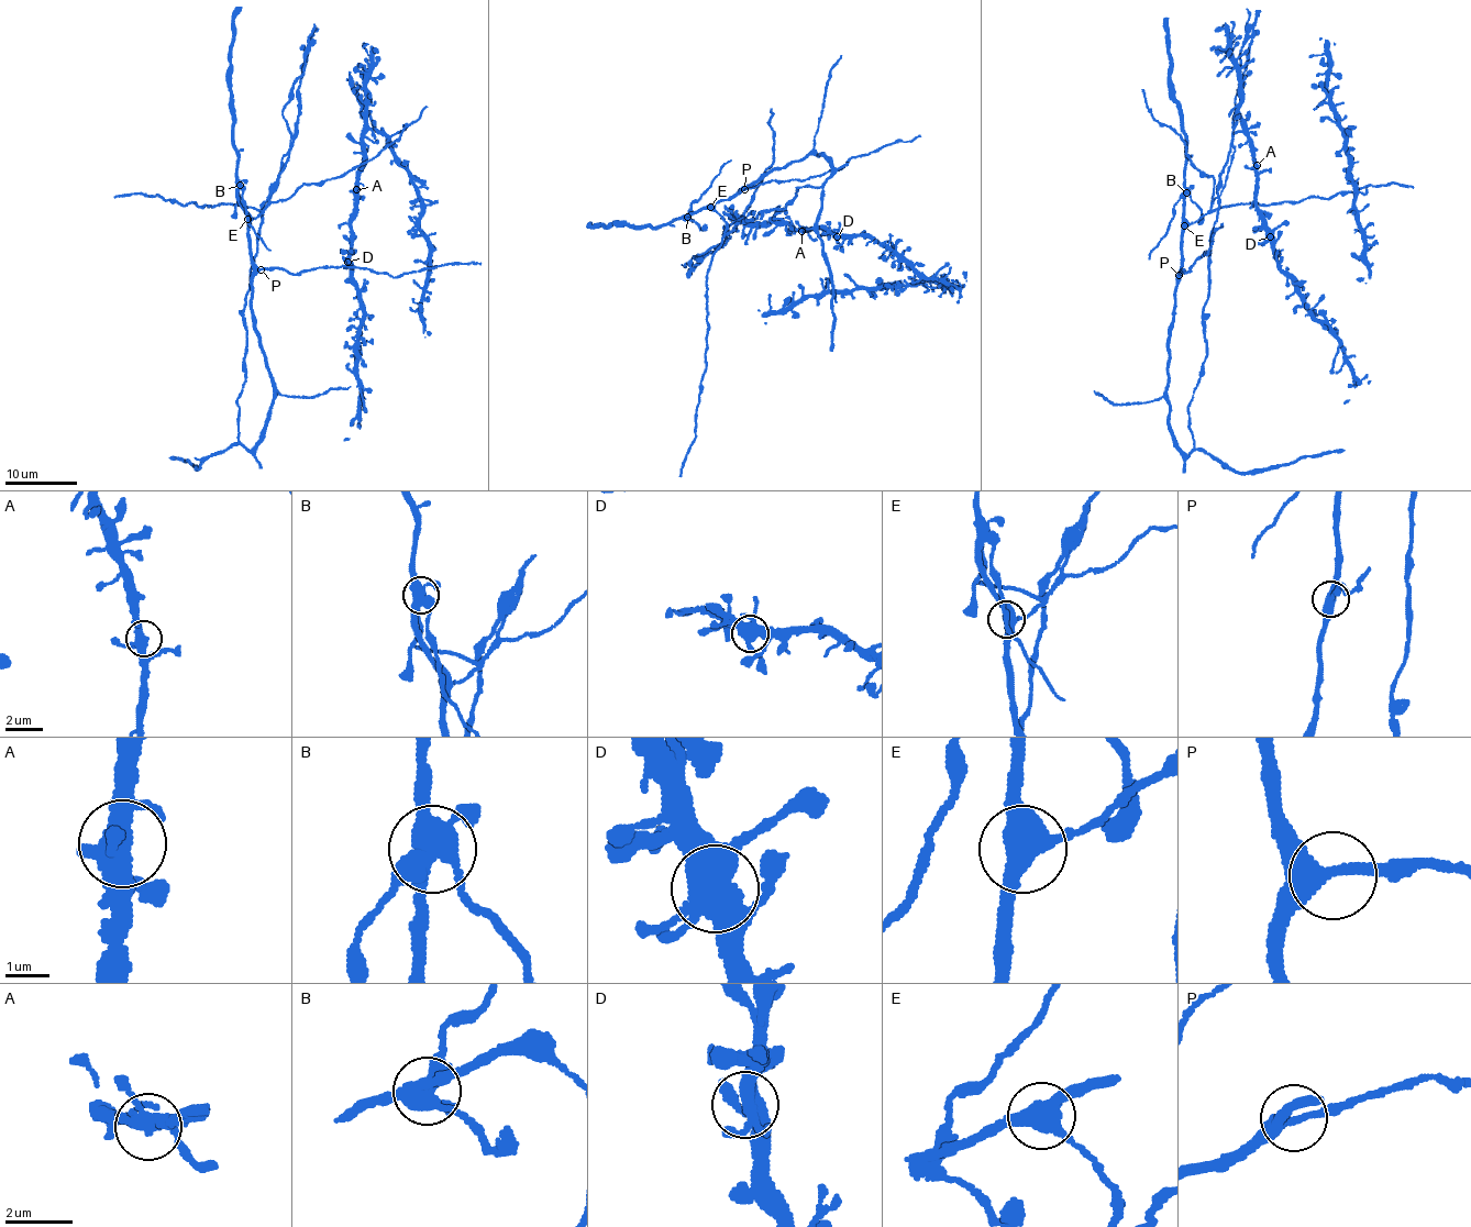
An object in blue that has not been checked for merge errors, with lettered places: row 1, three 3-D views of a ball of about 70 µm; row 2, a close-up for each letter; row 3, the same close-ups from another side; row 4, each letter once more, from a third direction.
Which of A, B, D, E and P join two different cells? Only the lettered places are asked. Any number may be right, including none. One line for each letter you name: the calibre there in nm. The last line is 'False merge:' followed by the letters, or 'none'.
B: 480 nm thick
False merge: B

